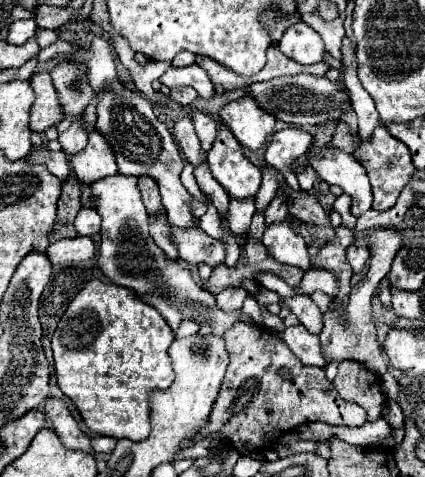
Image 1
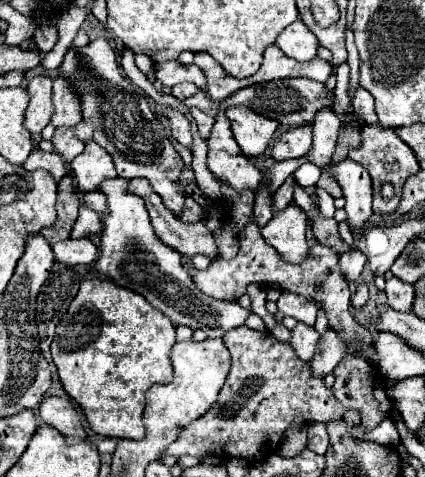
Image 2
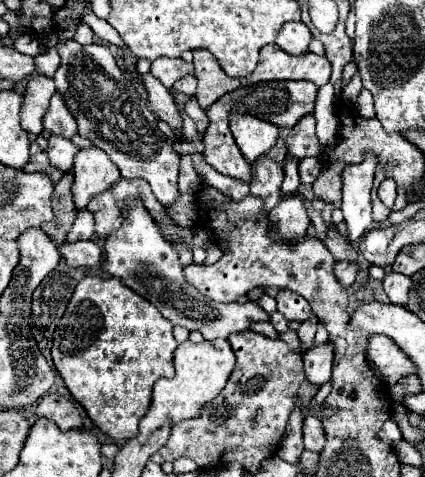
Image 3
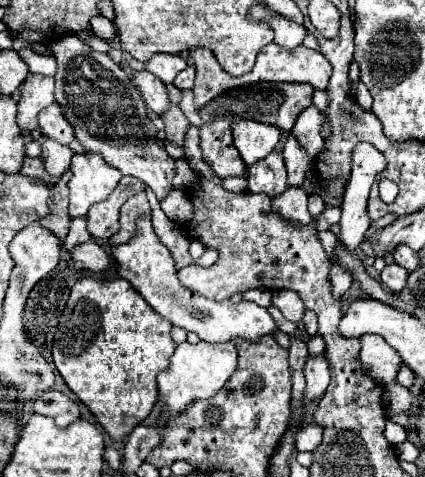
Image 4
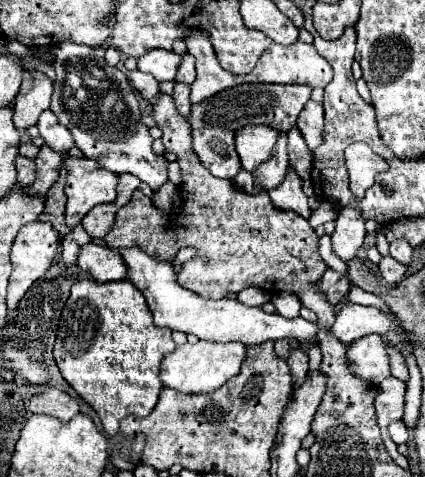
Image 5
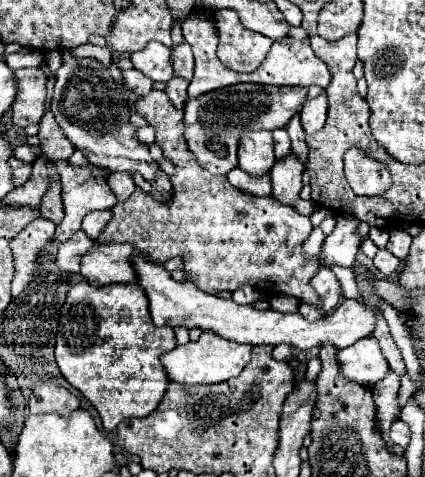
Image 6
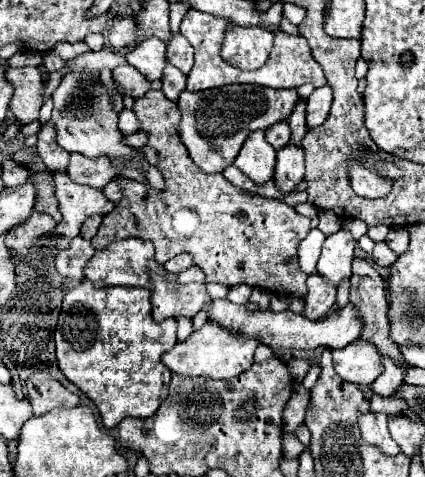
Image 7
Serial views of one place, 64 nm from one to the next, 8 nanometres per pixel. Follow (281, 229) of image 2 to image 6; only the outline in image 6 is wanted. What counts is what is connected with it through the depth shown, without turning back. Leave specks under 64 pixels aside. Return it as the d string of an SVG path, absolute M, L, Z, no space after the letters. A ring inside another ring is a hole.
M286 154L284 158L276 160L270 178L272 178L272 196L280 200L282 204L288 204L296 208L302 216L312 216L314 204L304 202L298 198L302 190L302 174L304 174L304 164L296 154Z

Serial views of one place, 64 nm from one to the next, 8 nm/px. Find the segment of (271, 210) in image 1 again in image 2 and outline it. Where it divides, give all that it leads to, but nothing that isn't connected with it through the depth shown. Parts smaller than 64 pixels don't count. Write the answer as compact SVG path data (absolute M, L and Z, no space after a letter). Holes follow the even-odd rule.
M288 176L286 182L274 192L274 212L278 212L280 208L286 208L292 202L294 186L296 186L296 178L294 176Z

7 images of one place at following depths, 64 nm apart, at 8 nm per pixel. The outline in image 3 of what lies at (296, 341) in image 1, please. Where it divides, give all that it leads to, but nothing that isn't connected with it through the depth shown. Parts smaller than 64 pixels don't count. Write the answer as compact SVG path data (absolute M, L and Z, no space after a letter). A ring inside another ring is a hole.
M316 316L304 320L302 326L298 328L298 336L300 336L300 342L302 342L302 350L308 350L308 348L312 346L312 340L314 340L316 328L318 328L318 320L316 320Z

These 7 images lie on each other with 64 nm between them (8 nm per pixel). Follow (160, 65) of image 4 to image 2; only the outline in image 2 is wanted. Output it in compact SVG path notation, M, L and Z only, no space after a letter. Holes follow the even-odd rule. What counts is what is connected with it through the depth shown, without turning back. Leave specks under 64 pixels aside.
M168 60L168 62L162 62L162 64L154 64L154 74L156 78L166 86L166 88L172 88L174 84L178 82L194 82L198 88L204 88L206 80L204 80L204 74L200 72L198 66L194 64L180 64L178 60Z

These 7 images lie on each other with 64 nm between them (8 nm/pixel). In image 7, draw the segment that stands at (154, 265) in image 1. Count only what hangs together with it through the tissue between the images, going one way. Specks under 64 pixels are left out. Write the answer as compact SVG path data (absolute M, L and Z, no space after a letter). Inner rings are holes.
M156 276L152 284L154 284L152 314L156 320L164 320L170 316L194 318L196 312L202 310L202 306L210 300L208 294L204 292L204 284L188 284L188 286L170 288L162 276ZM210 300L210 320L216 320L218 324L224 324L226 328L232 328L232 332L244 332L246 336L260 336L260 342L266 344L274 352L294 352L294 350L310 350L318 346L328 348L344 348L346 344L358 340L360 336L360 320L356 316L356 308L352 304L346 304L342 310L332 312L330 316L312 322L308 318L302 318L294 312L248 312L244 306L232 304L230 300Z

